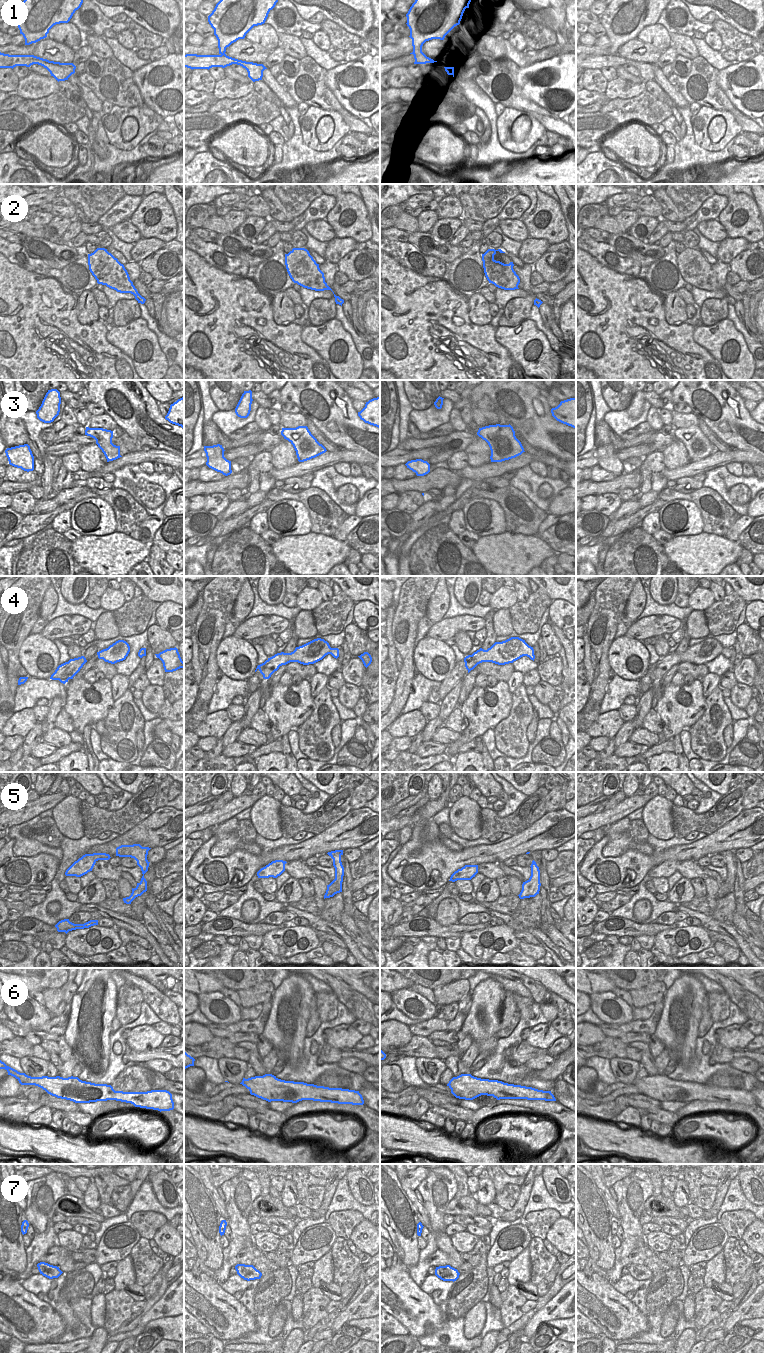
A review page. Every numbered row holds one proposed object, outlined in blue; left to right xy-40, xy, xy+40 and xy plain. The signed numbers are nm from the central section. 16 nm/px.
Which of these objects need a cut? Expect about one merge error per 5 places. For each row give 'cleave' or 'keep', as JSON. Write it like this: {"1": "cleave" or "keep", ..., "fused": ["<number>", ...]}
{"1": "cleave", "2": "keep", "3": "keep", "4": "keep", "5": "keep", "6": "keep", "7": "keep", "fused": ["1"]}

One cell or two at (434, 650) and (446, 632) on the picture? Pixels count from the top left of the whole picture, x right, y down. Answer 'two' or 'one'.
two

